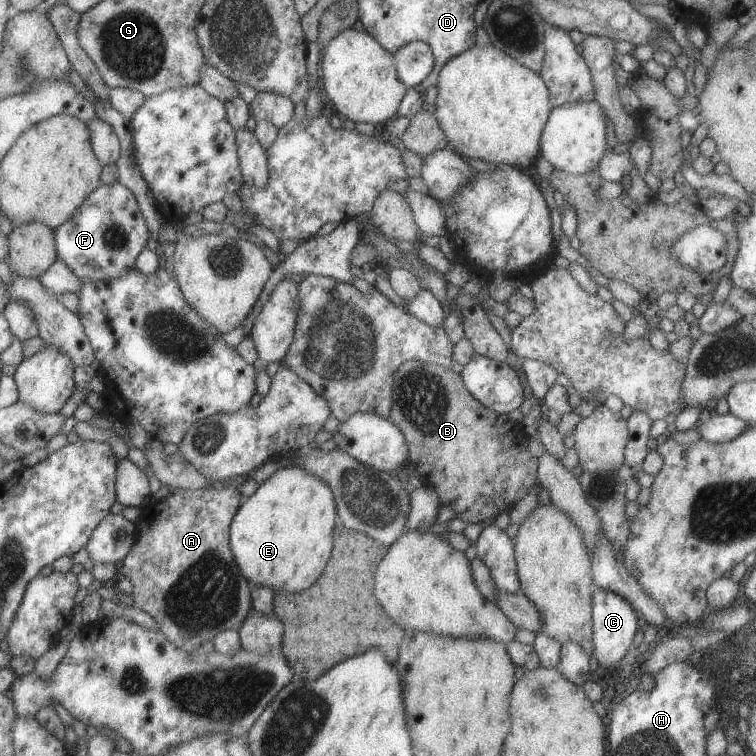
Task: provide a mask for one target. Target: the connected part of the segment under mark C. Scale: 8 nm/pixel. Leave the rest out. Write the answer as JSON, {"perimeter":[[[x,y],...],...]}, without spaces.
{"perimeter":[[[597,587],[592,591],[592,596],[594,645],[592,655],[598,660],[597,664],[606,670],[612,670],[626,656],[642,622],[633,606],[630,606],[620,595]]]}

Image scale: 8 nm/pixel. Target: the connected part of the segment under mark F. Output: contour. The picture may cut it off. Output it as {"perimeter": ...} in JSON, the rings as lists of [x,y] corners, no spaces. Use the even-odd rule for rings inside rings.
{"perimeter":[[[120,181],[101,184],[80,205],[76,214],[55,230],[58,259],[83,283],[111,281],[135,267],[136,257],[150,236],[135,194]]]}

